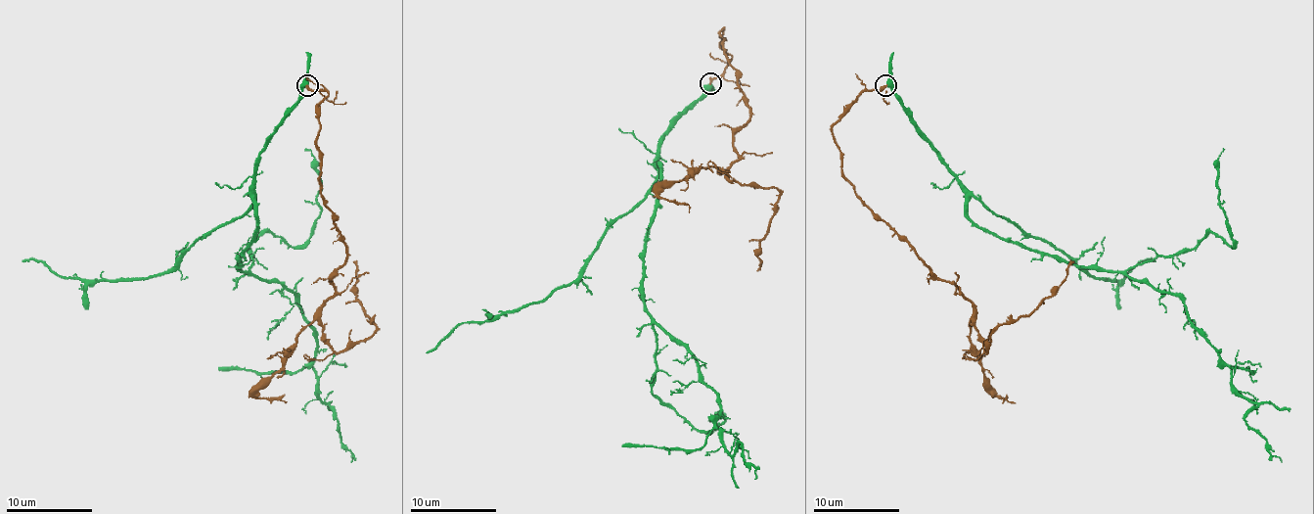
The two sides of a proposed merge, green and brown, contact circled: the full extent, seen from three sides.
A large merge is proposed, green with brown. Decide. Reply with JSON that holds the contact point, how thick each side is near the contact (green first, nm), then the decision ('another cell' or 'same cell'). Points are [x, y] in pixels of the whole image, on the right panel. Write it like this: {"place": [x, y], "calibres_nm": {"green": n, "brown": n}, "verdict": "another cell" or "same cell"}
{"place": [885, 85], "calibres_nm": {"green": 440, "brown": 240}, "verdict": "same cell"}

